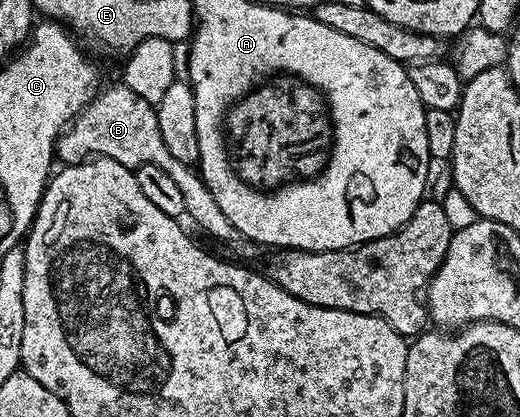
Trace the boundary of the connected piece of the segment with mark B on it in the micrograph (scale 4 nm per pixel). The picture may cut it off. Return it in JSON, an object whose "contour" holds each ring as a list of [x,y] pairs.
{"contour":[[[125,85],[108,87],[103,91],[104,88],[56,140],[55,158],[64,165],[85,163],[93,157],[118,161],[118,165],[126,165],[133,169],[142,165],[158,165],[166,169],[166,173],[170,173],[171,179],[178,184],[178,189],[182,189],[182,197],[186,197],[187,218],[192,218],[206,234],[232,245],[242,256],[254,256],[258,251],[257,244],[245,239],[244,234],[226,217],[226,213],[218,209],[218,201],[214,201],[214,193],[206,189],[199,170],[195,166],[178,161],[166,147],[154,104]]]}

